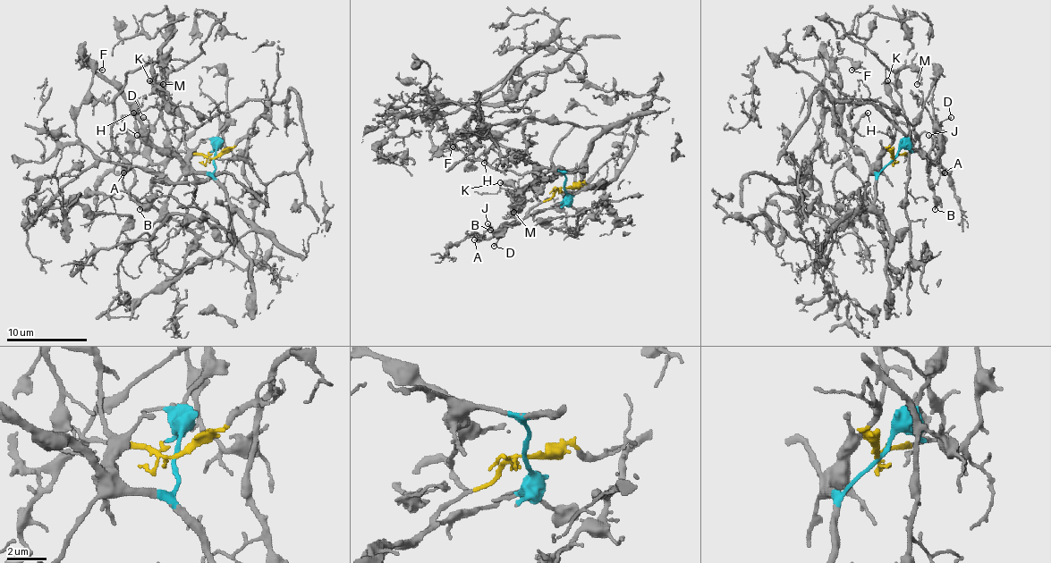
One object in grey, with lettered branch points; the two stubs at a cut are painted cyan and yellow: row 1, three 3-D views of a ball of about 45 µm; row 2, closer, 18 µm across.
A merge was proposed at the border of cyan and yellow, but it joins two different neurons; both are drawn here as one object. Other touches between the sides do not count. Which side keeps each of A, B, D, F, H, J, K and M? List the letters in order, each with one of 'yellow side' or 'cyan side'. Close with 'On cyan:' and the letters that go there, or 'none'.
A: yellow side
B: yellow side
D: yellow side
F: cyan side
H: cyan side
J: yellow side
K: cyan side
M: cyan side
On cyan: F, H, K, M

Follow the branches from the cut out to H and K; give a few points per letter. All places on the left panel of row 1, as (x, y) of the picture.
H: (214, 158), (216, 168), (206, 172), (185, 166), (175, 156), (161, 155), (143, 136), (133, 113)
K: (214, 158), (216, 168), (211, 172), (193, 168), (183, 140), (183, 118), (149, 80)

